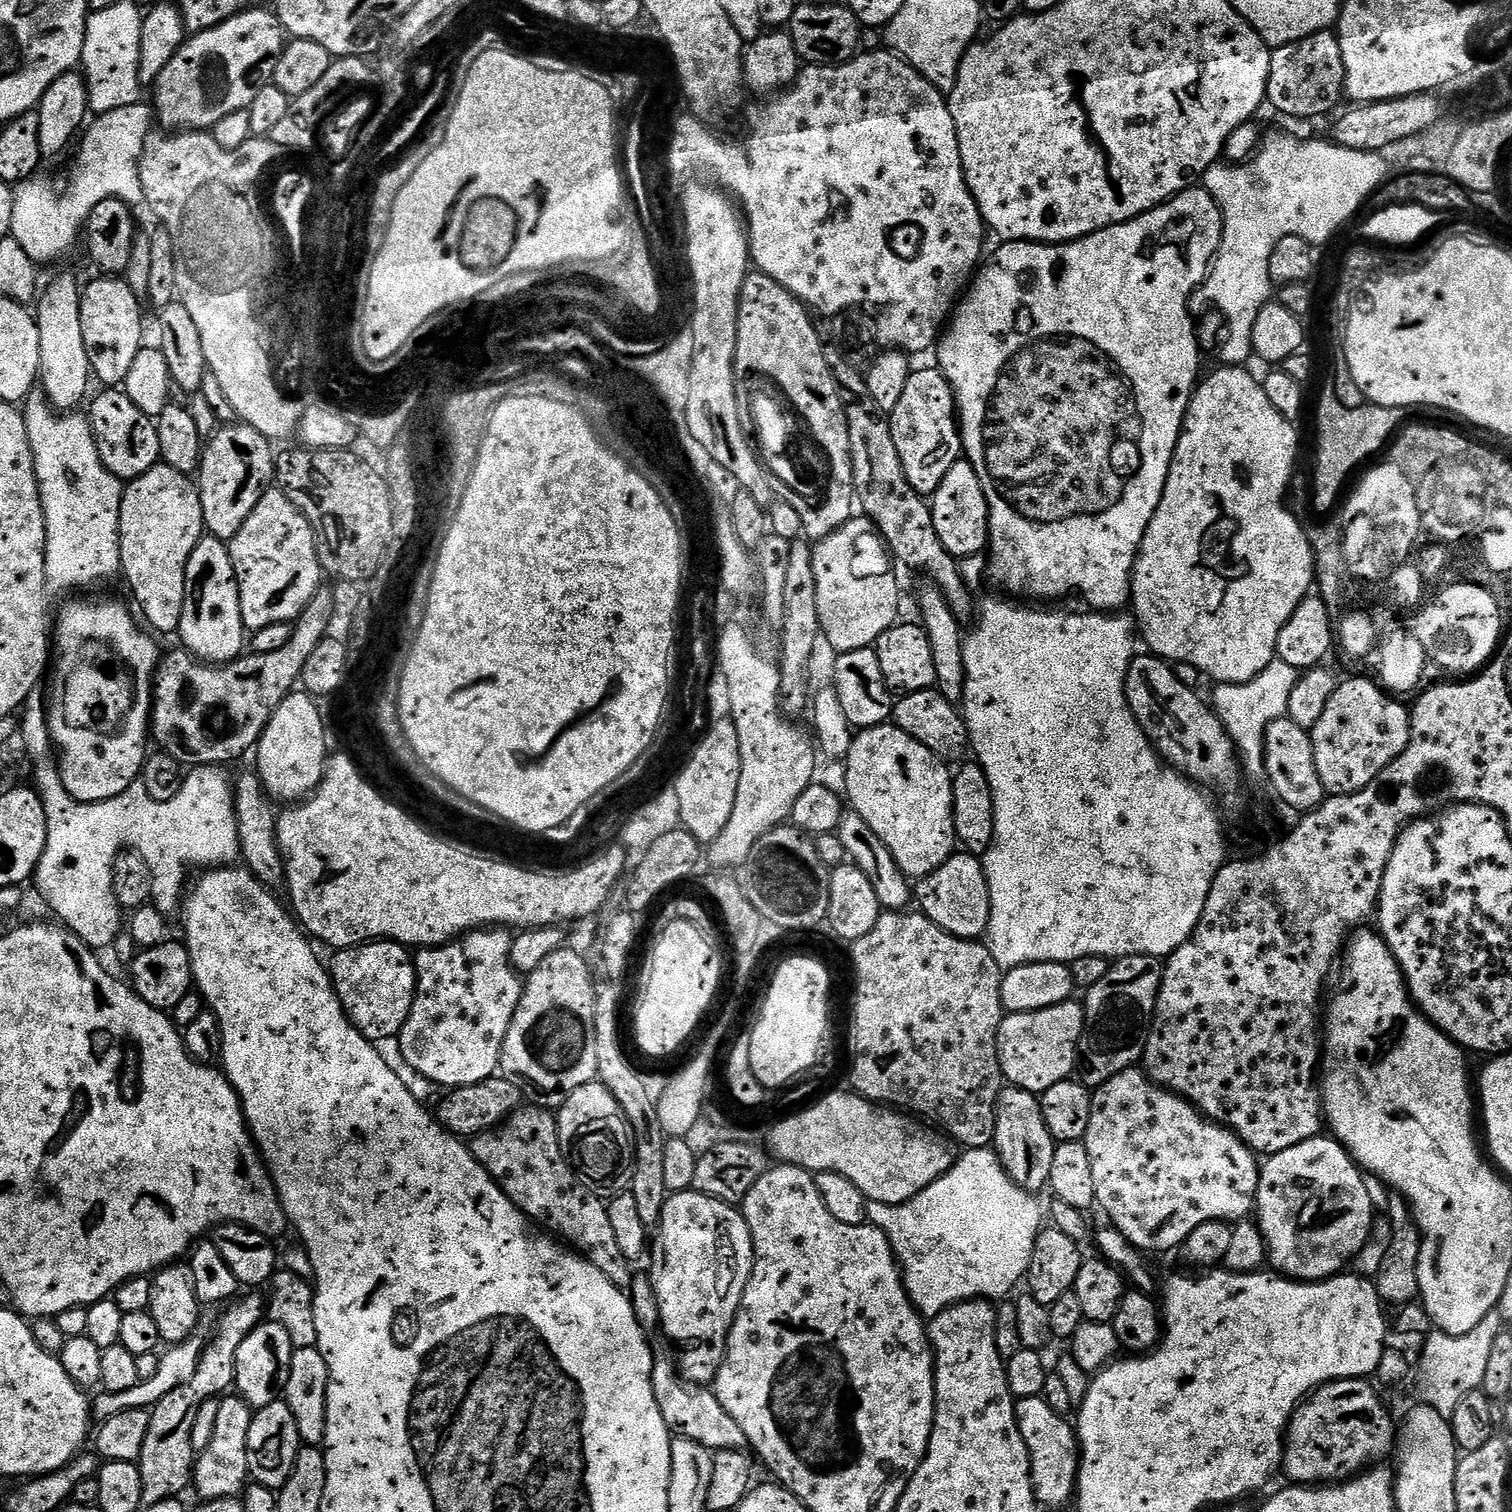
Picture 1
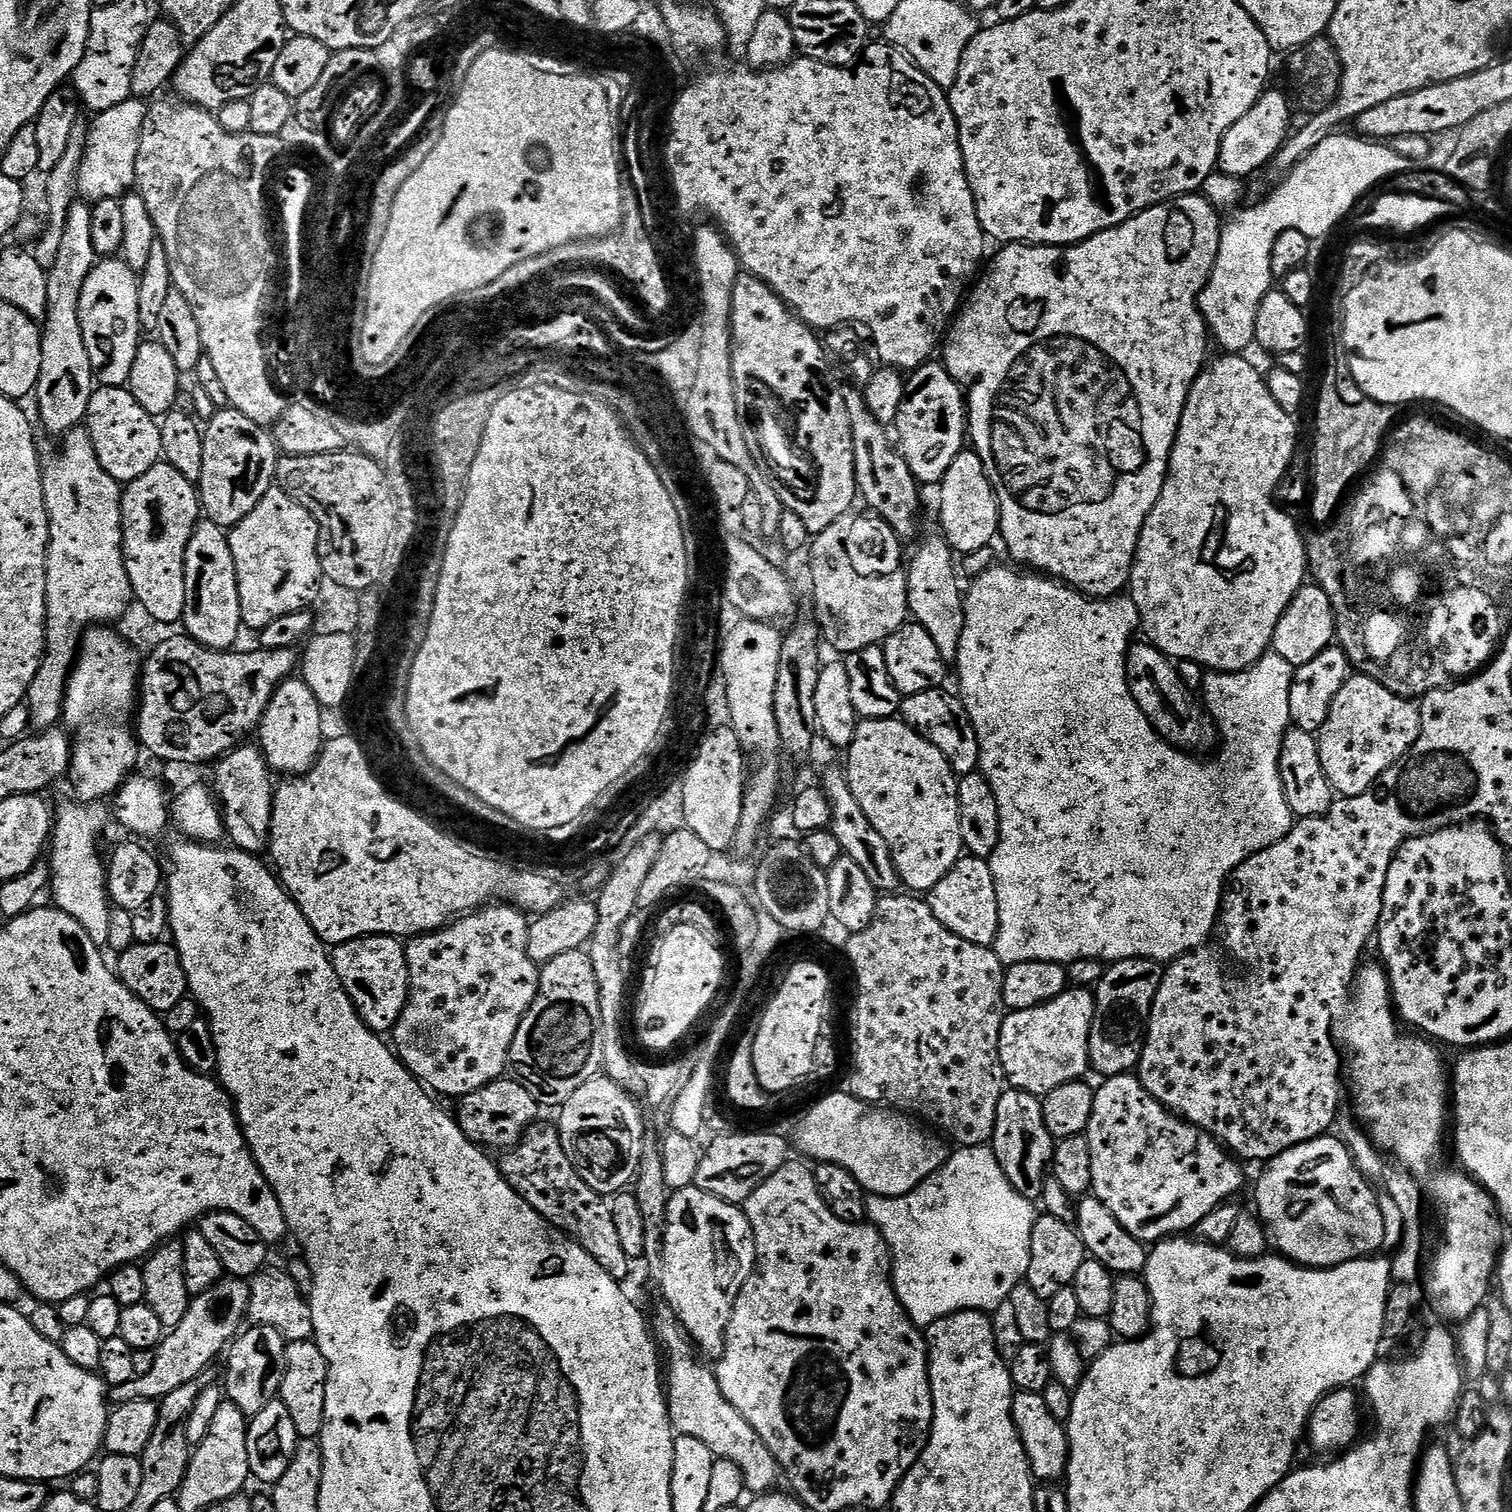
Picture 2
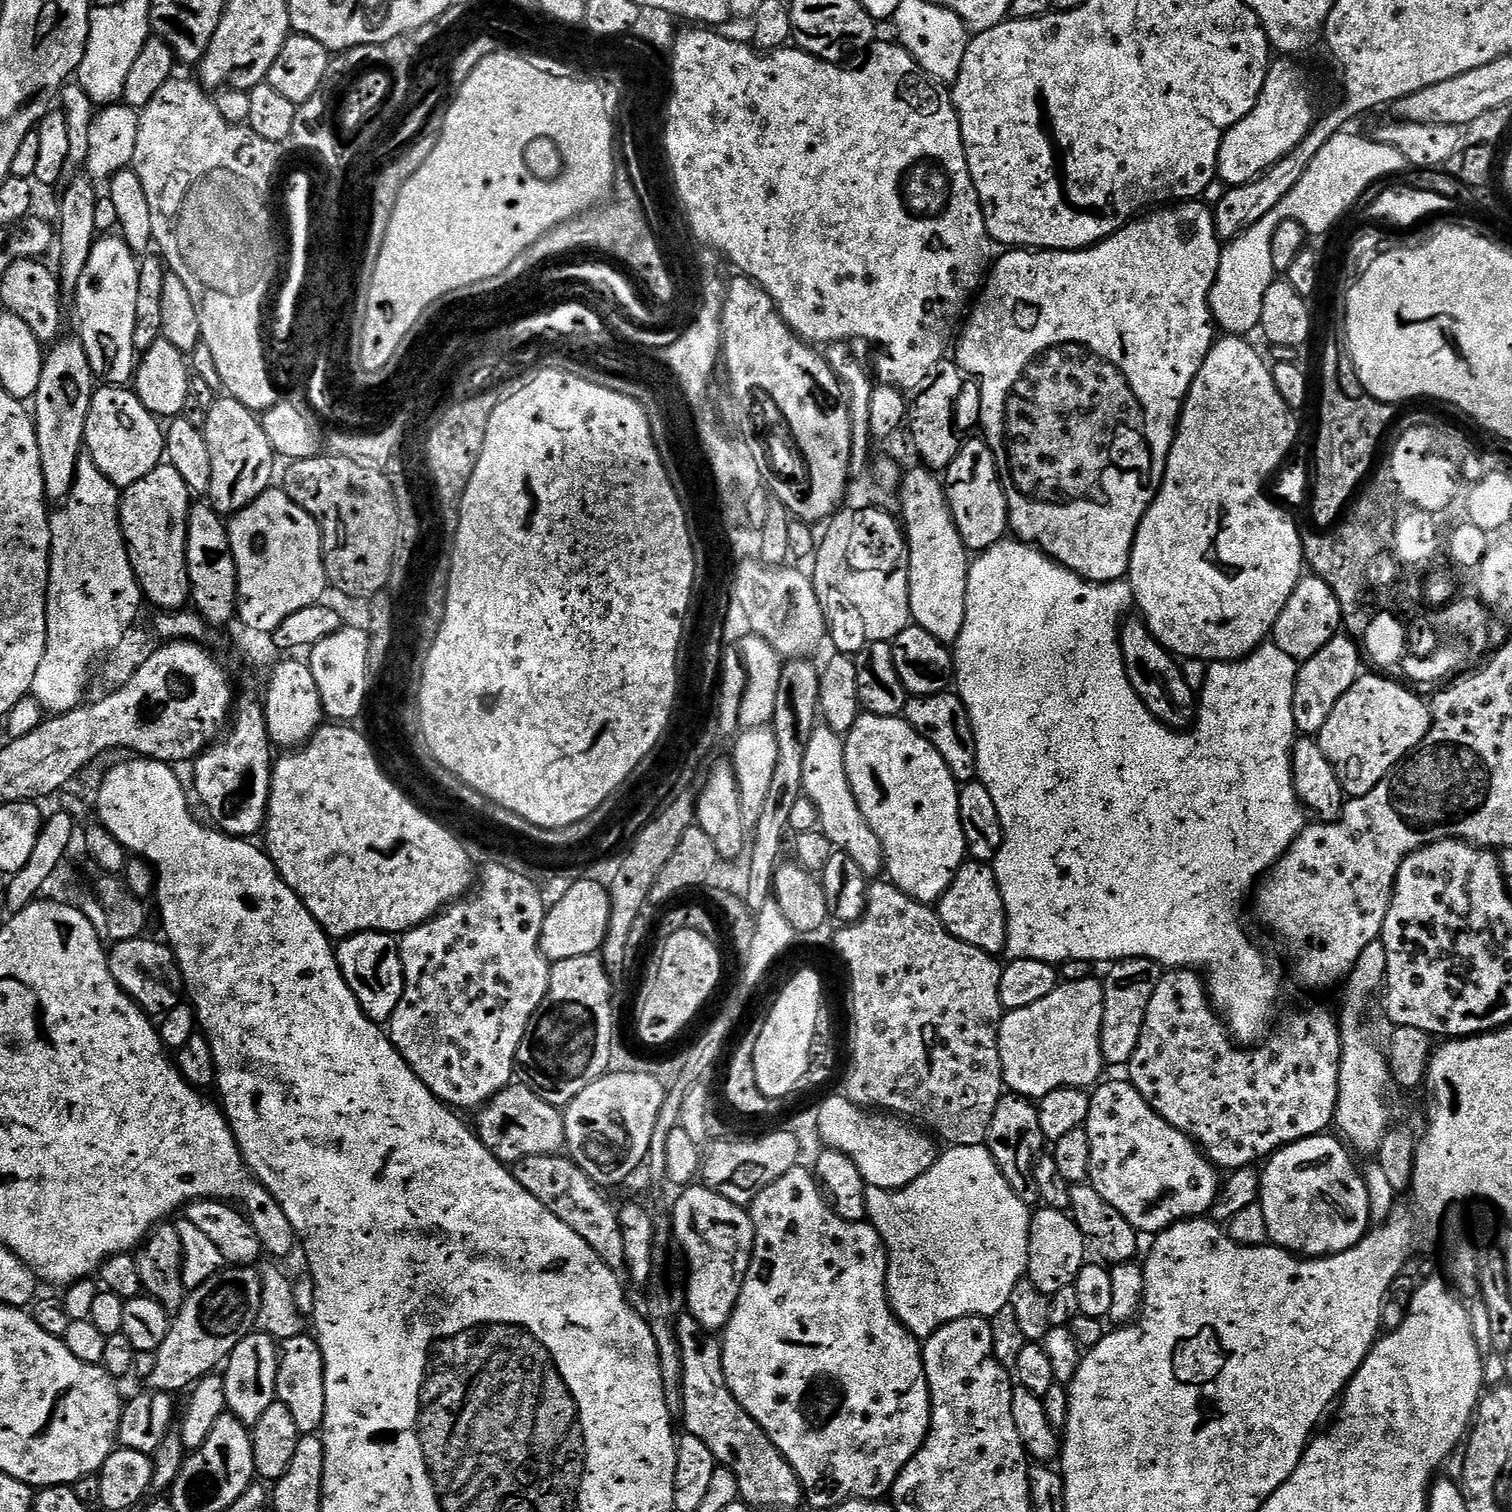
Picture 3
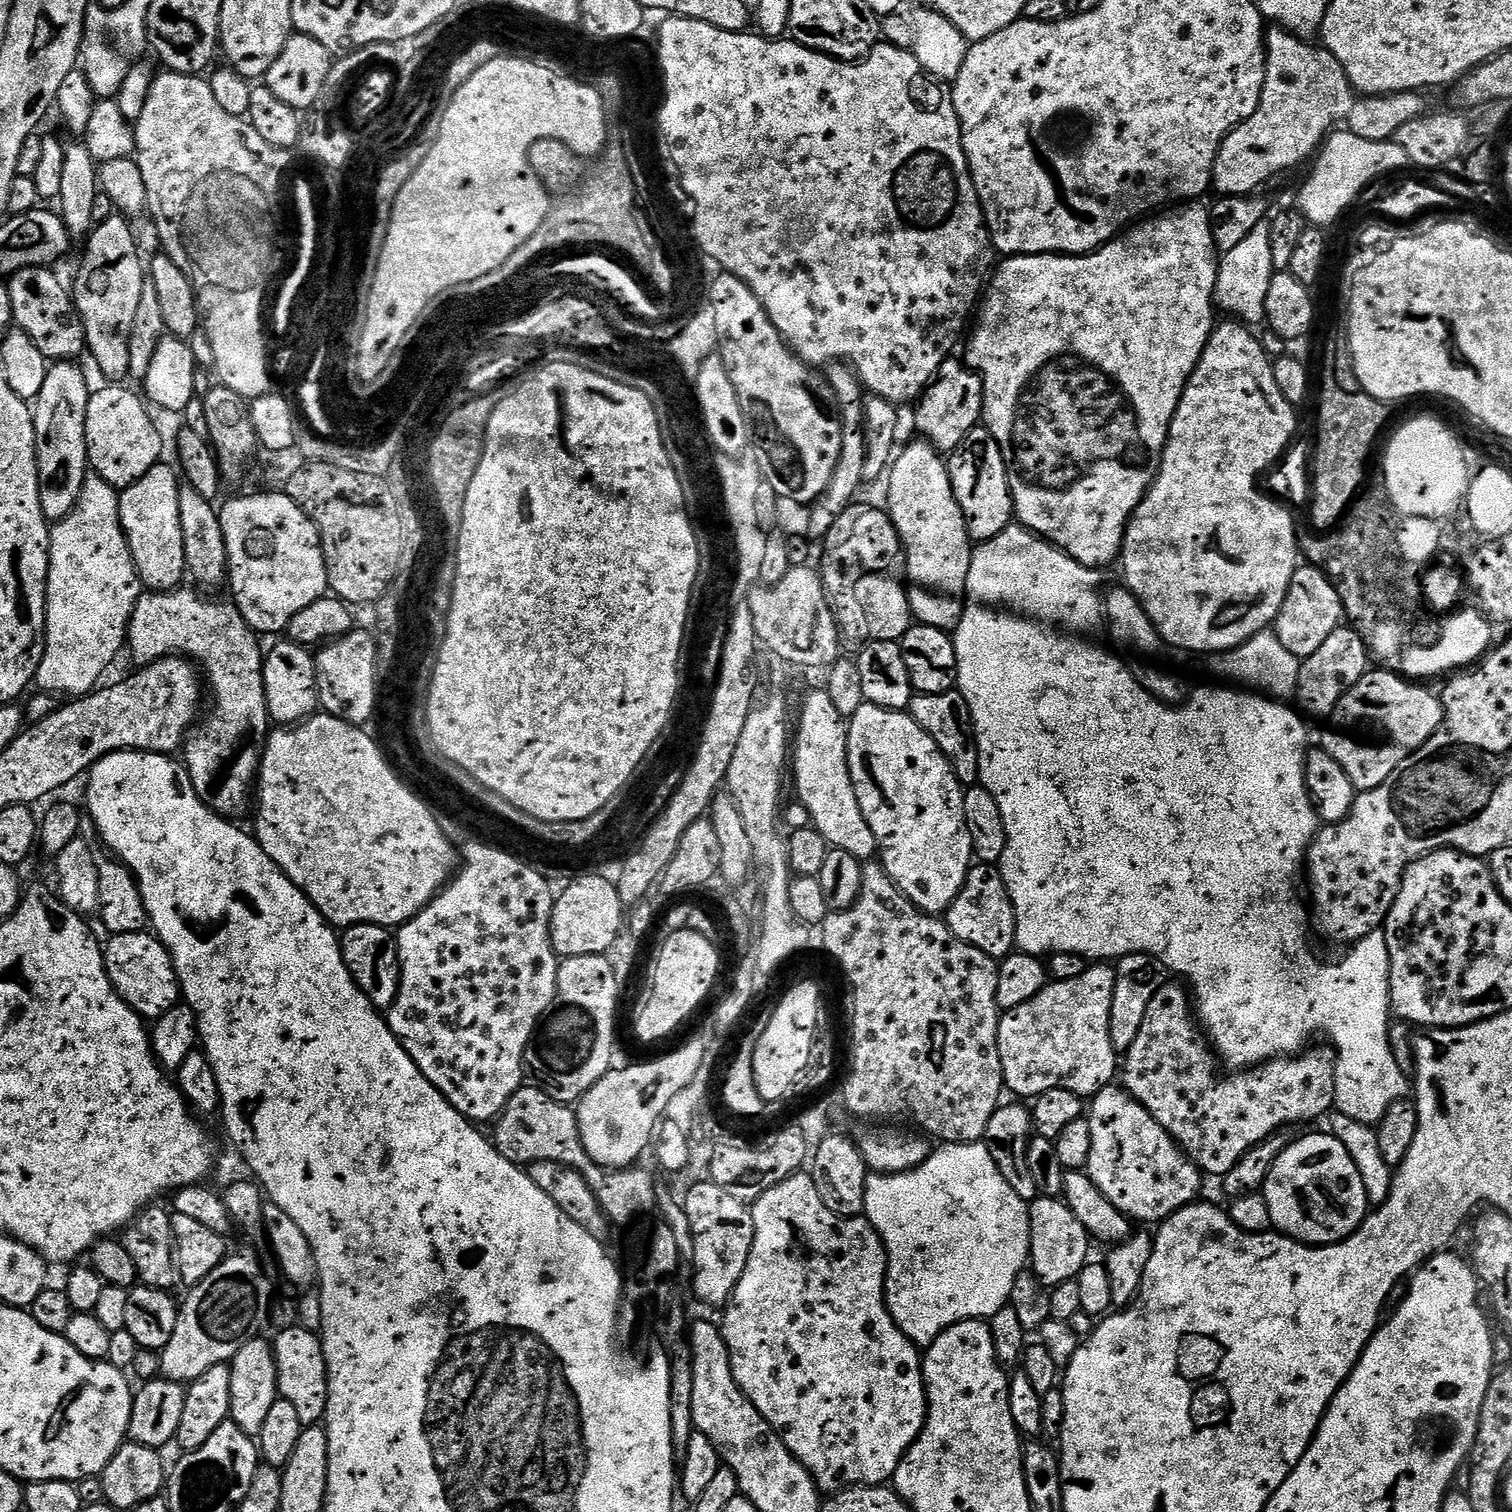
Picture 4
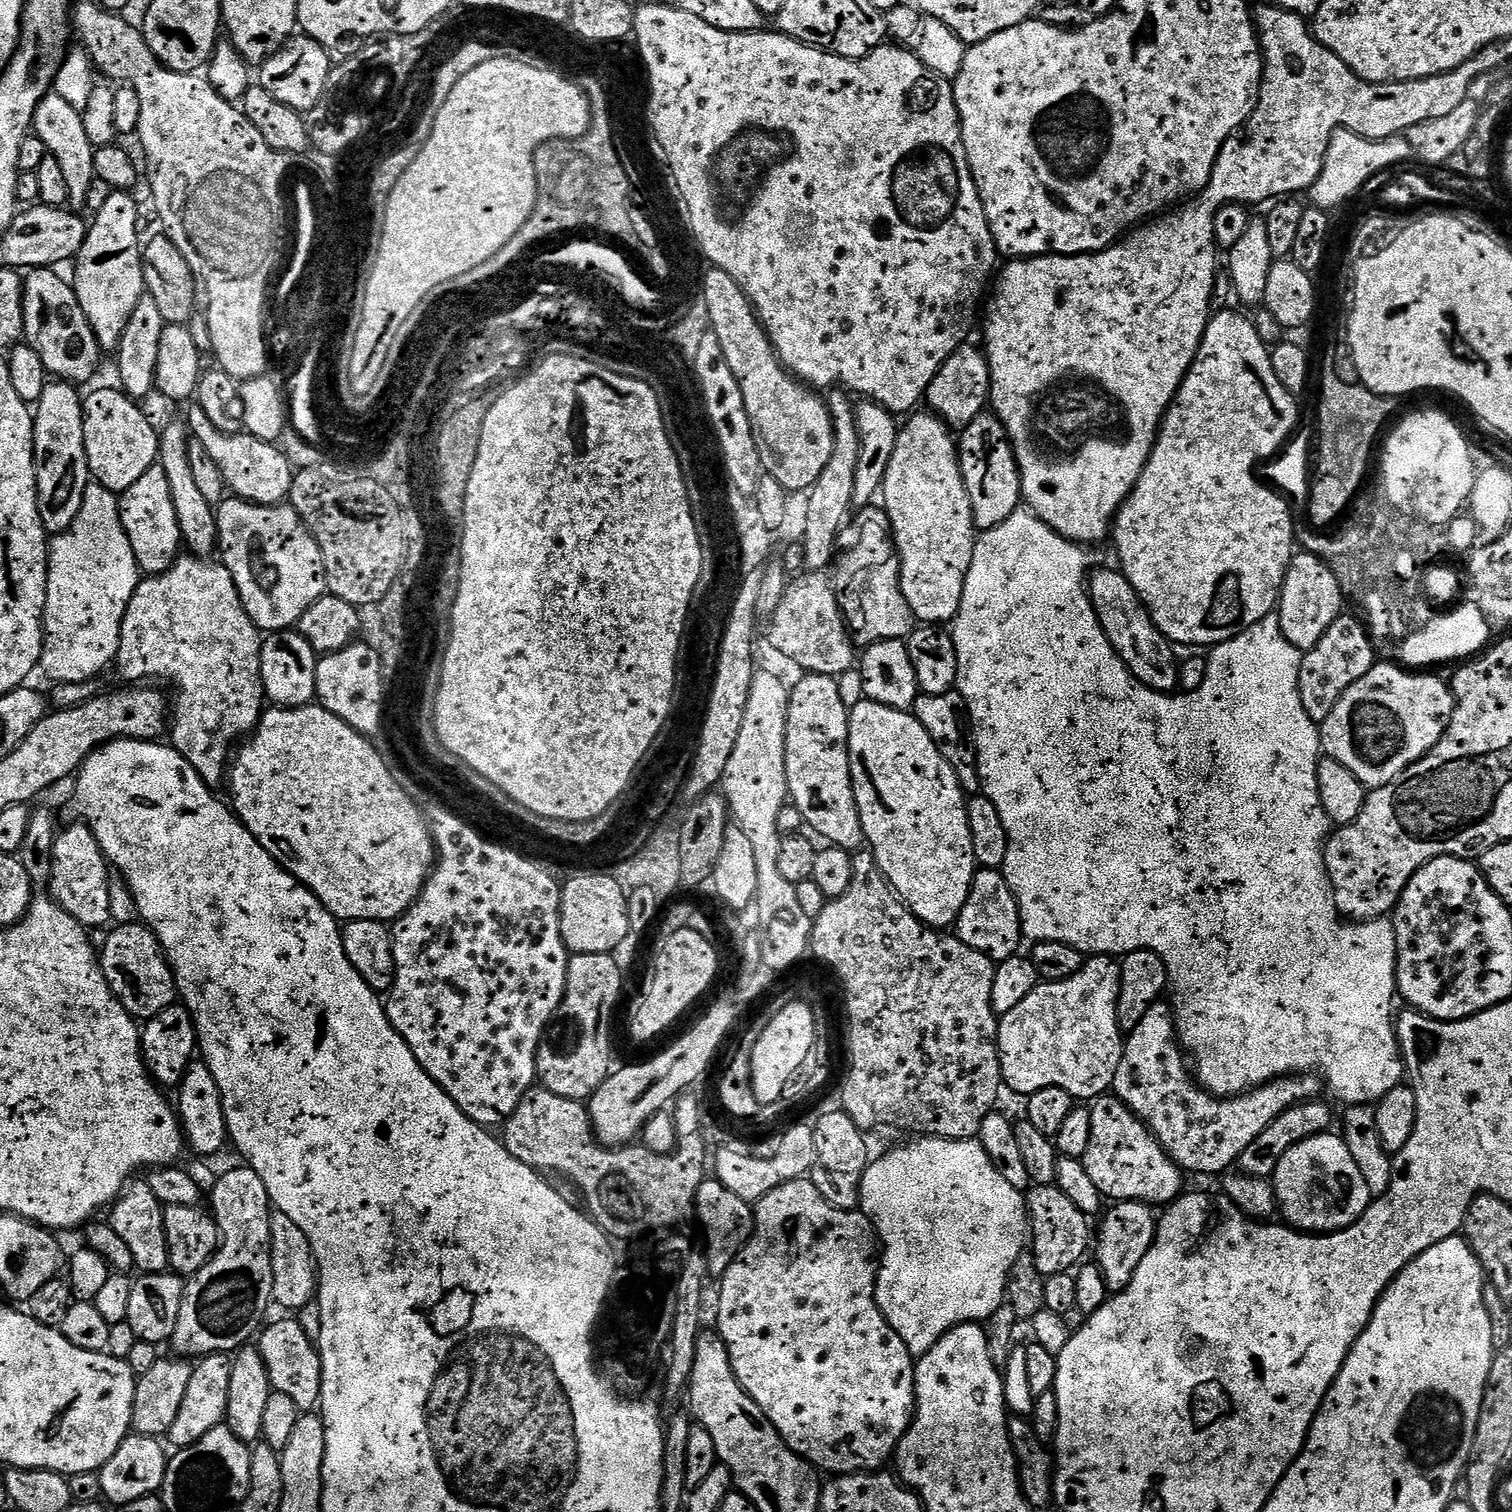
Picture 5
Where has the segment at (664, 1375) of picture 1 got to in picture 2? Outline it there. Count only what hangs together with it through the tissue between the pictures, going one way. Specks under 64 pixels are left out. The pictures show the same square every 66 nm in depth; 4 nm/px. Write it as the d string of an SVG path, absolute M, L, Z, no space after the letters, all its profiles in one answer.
M680 1324L668 1334L666 1348L669 1350L668 1360L666 1356L666 1399L673 1433L698 1438L698 1442L710 1446L717 1460L734 1462L734 1466L742 1470L744 1487L749 1493L767 1494L773 1491L777 1487L776 1479L779 1481L782 1476L776 1459L762 1438L758 1438L758 1432L750 1426L750 1422L746 1422L746 1418L742 1418L742 1414L726 1402L726 1394L722 1394L722 1386L718 1386L715 1371L698 1355Z

